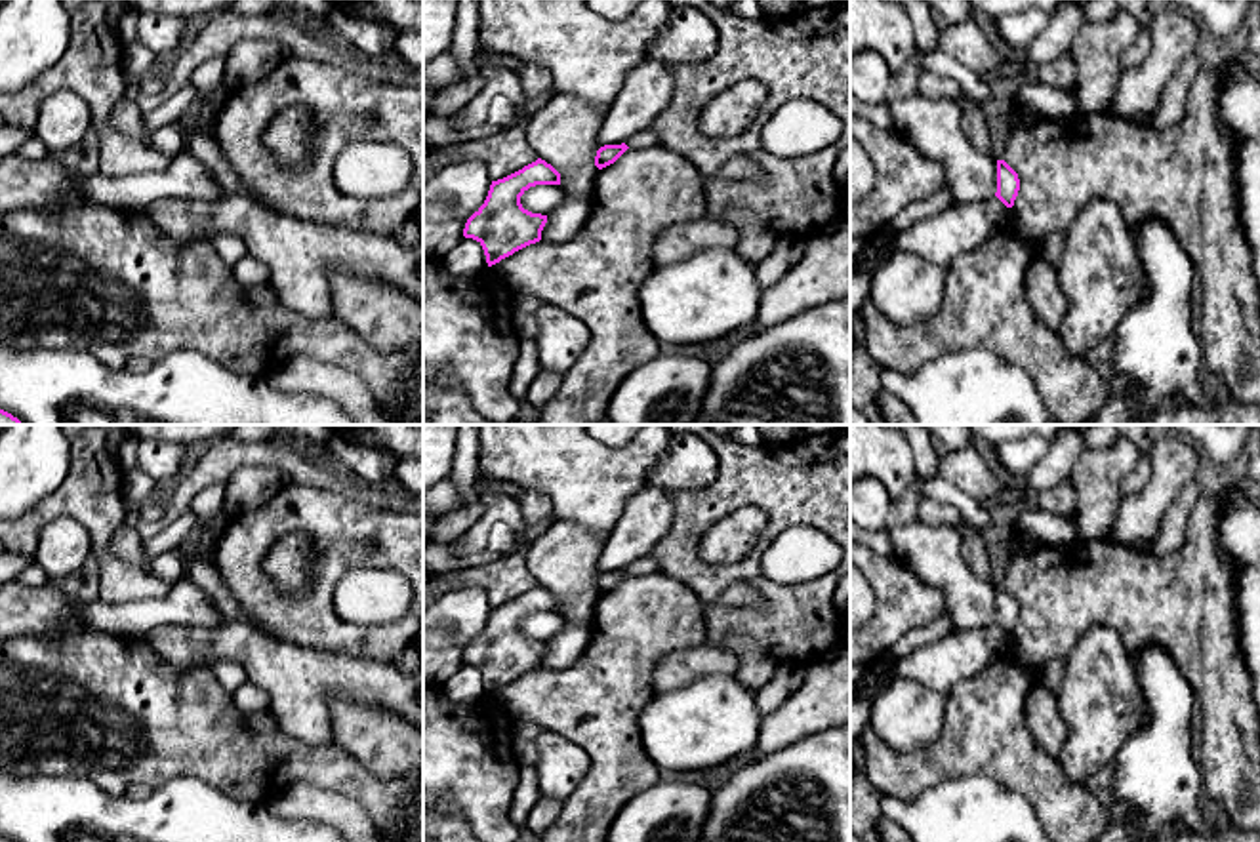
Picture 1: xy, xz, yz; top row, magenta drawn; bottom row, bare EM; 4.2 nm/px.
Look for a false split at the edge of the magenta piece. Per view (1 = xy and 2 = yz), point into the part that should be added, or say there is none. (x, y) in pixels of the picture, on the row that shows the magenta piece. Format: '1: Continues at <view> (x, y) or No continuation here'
1: No continuation here
2: No continuation here

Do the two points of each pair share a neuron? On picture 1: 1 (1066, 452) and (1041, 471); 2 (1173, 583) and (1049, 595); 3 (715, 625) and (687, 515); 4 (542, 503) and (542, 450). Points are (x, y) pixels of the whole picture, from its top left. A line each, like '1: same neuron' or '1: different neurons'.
1: same neuron
2: same neuron
3: same neuron
4: different neurons

